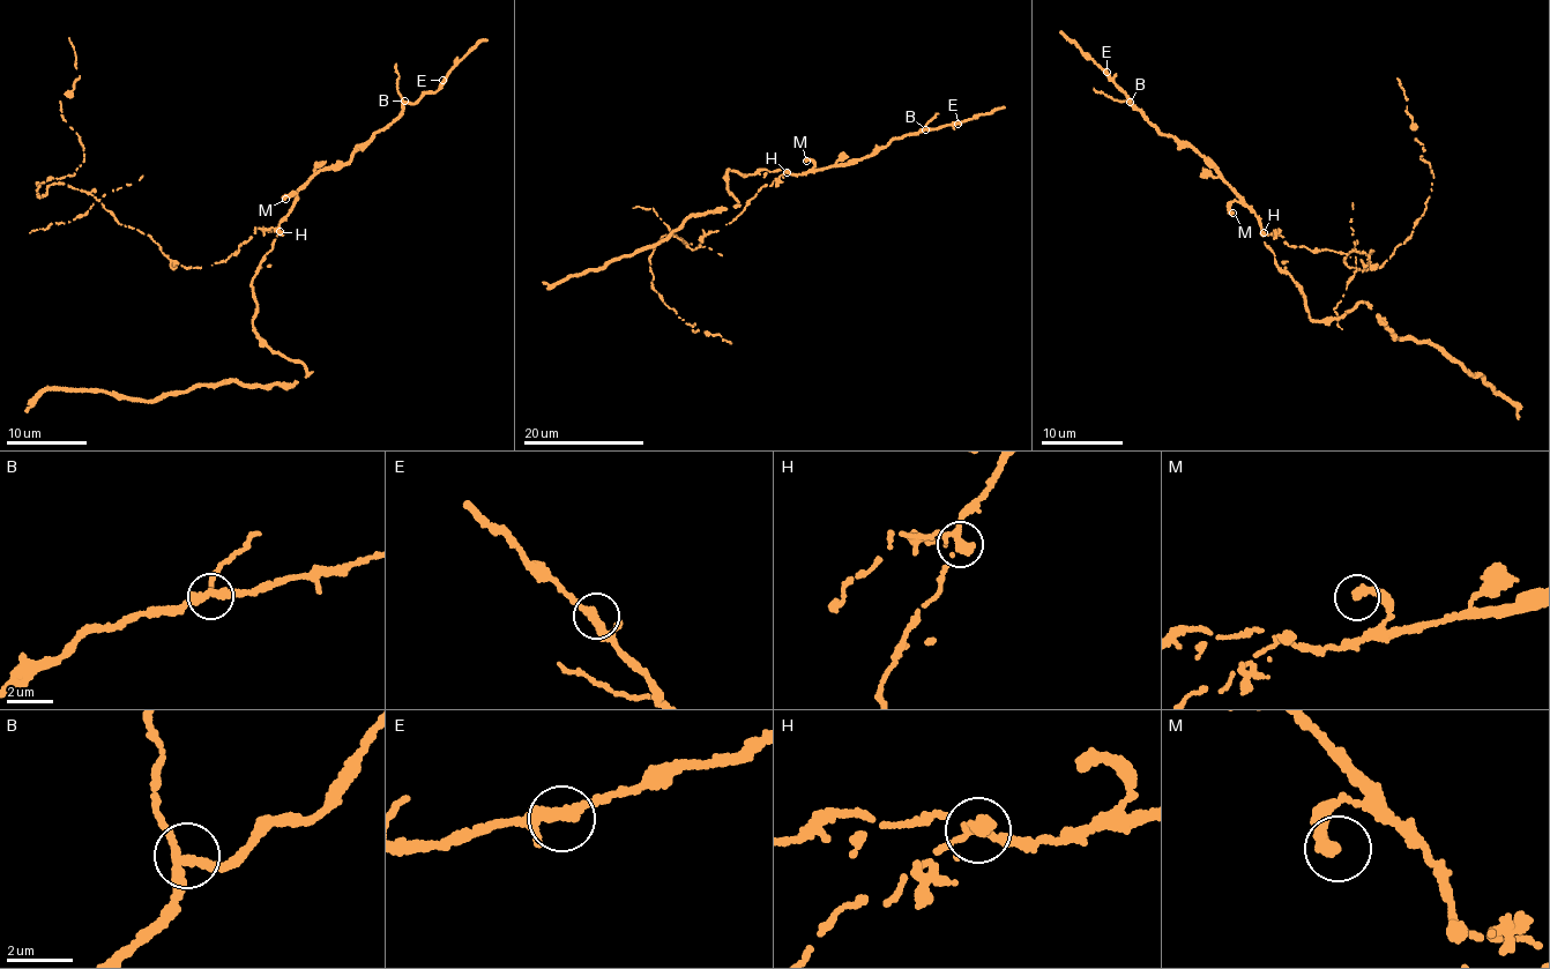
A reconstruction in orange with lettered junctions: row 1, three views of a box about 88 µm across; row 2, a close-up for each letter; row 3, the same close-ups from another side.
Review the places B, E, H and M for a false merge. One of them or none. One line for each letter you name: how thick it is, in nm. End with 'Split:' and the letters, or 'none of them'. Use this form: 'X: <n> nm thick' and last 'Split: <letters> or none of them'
H: 280 nm thick
Split: H

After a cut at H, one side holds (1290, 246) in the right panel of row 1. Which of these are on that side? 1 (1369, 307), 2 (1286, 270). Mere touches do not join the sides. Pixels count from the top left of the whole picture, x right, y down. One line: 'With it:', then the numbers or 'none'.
With it: none

